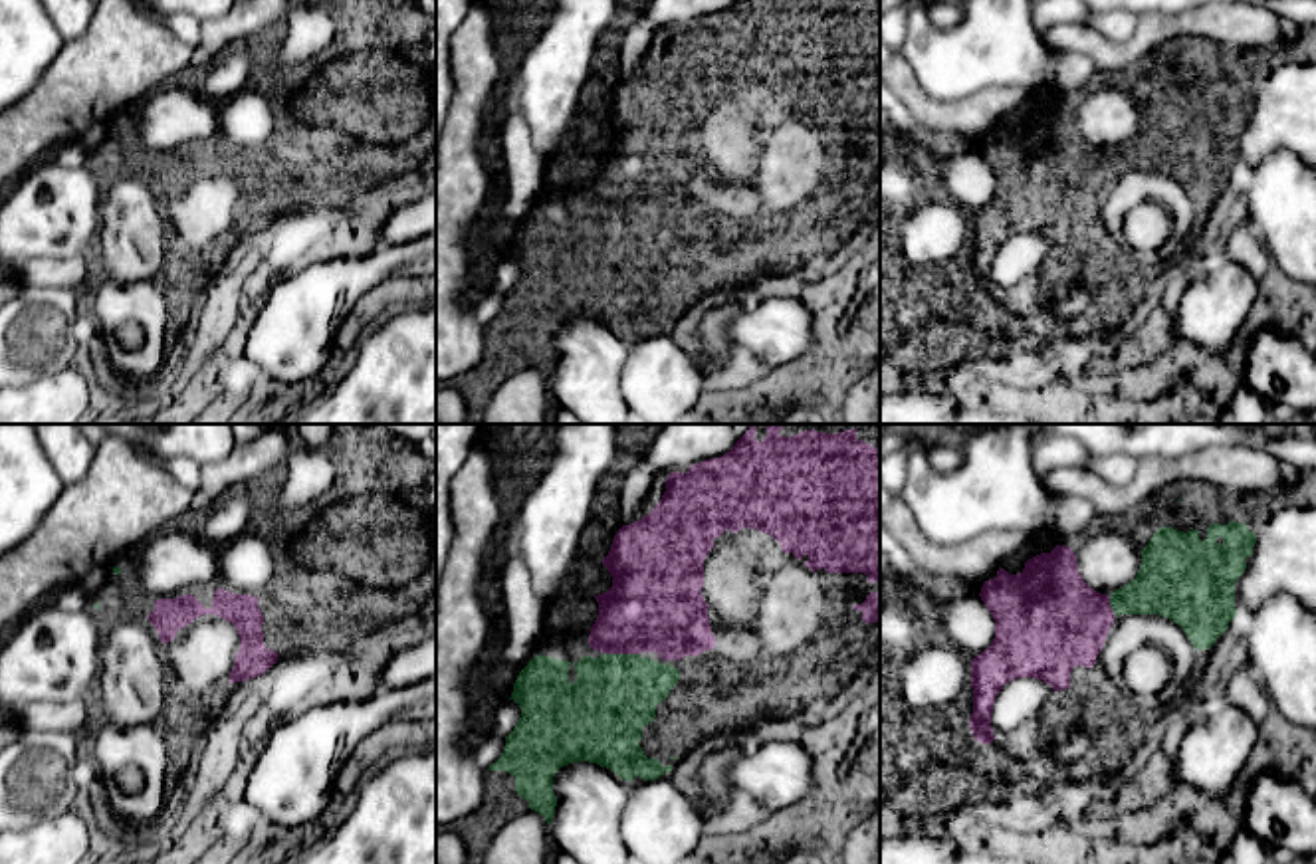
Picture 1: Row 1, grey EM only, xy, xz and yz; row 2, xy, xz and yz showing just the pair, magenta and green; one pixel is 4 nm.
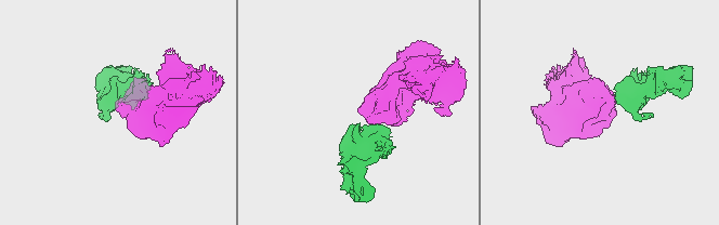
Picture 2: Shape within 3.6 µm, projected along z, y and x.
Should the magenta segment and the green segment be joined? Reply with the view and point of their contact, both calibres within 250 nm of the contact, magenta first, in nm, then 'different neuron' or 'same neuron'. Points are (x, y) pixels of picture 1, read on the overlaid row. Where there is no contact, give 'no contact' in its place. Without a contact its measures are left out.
meets magenta in xz at (621, 652); 380 nm thick on the magenta side, 340 nm on the other; same neuron

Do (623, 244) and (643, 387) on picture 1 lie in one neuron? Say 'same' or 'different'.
different

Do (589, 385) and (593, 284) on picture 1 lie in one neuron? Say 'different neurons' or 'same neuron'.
different neurons

